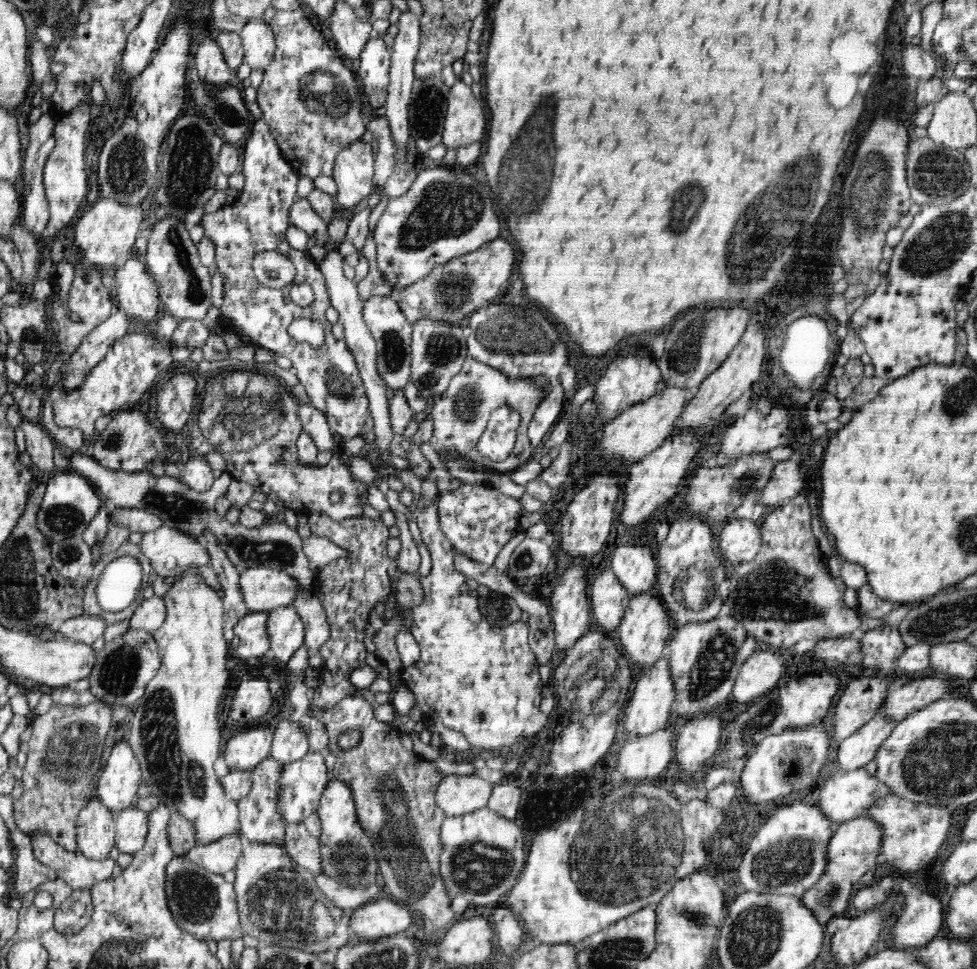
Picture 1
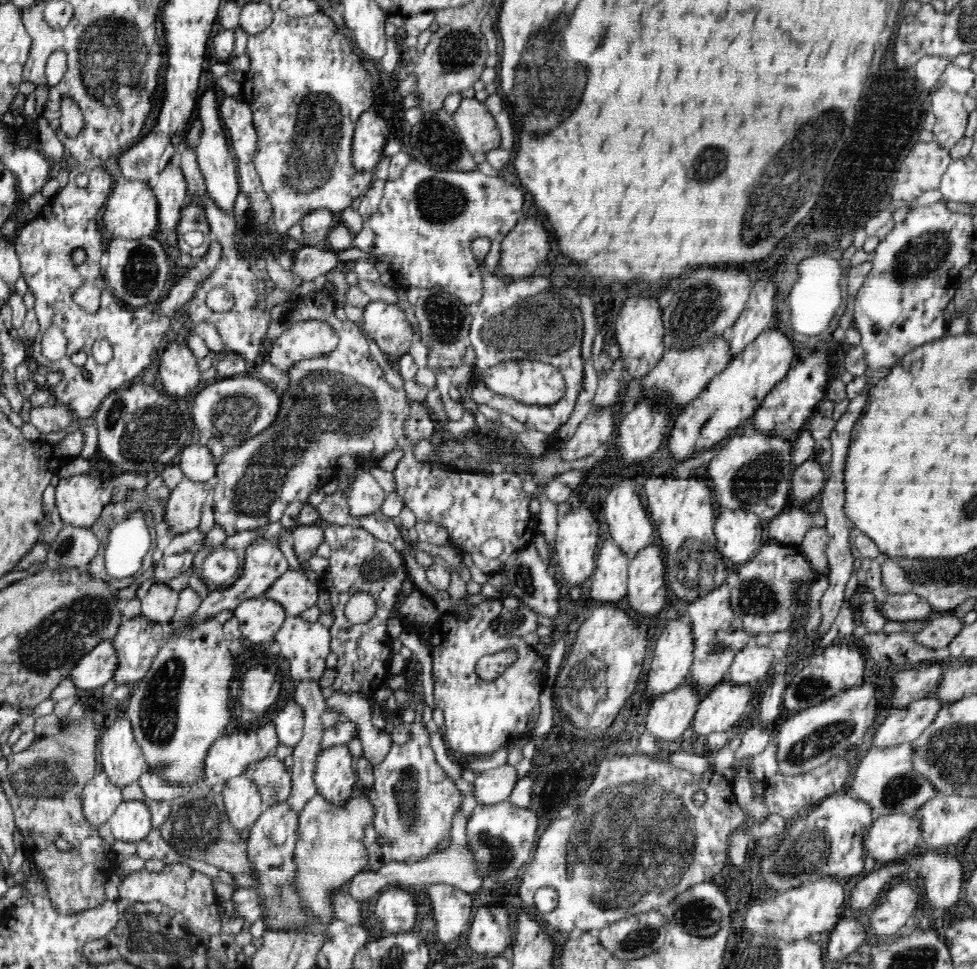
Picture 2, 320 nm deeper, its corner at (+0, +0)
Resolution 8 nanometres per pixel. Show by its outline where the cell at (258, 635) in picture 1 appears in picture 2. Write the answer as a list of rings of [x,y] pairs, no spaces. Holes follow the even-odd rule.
[[[264,595],[244,600],[233,611],[240,632],[254,644],[274,640],[275,634],[288,616],[284,607]]]

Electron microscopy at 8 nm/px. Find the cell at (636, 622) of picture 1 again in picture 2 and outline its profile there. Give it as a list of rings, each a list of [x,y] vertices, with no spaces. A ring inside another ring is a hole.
[[[650,544],[629,562],[626,604],[636,614],[656,616],[666,604],[664,560],[657,544]]]

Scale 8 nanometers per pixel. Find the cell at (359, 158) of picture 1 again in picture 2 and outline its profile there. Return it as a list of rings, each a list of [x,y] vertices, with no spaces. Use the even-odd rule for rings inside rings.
[[[376,112],[362,114],[352,140],[352,166],[359,172],[375,171],[388,142],[388,126]]]

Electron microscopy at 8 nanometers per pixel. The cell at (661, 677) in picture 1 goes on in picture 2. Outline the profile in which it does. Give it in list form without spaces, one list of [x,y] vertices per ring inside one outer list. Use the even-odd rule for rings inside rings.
[[[681,613],[679,617],[674,617],[674,620],[670,618],[666,628],[664,628],[662,634],[658,636],[647,679],[648,694],[652,696],[652,699],[670,693],[676,689],[677,686],[685,684],[686,678],[691,672],[695,658],[692,625],[690,625],[689,622],[684,622],[680,617]]]

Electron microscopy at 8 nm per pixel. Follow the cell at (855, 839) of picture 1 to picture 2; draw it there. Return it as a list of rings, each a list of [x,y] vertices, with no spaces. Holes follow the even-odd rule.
[[[884,814],[874,820],[864,838],[864,850],[879,865],[898,862],[920,840],[921,823],[914,815]]]

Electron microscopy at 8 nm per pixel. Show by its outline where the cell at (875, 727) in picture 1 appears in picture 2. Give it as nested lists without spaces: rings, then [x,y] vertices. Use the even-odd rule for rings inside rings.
[[[931,695],[928,698],[915,700],[912,704],[908,704],[908,706],[901,709],[888,709],[886,719],[882,724],[878,725],[871,738],[871,746],[883,749],[900,743],[912,743],[932,724],[932,720],[936,718],[936,712],[945,705],[938,697]]]

